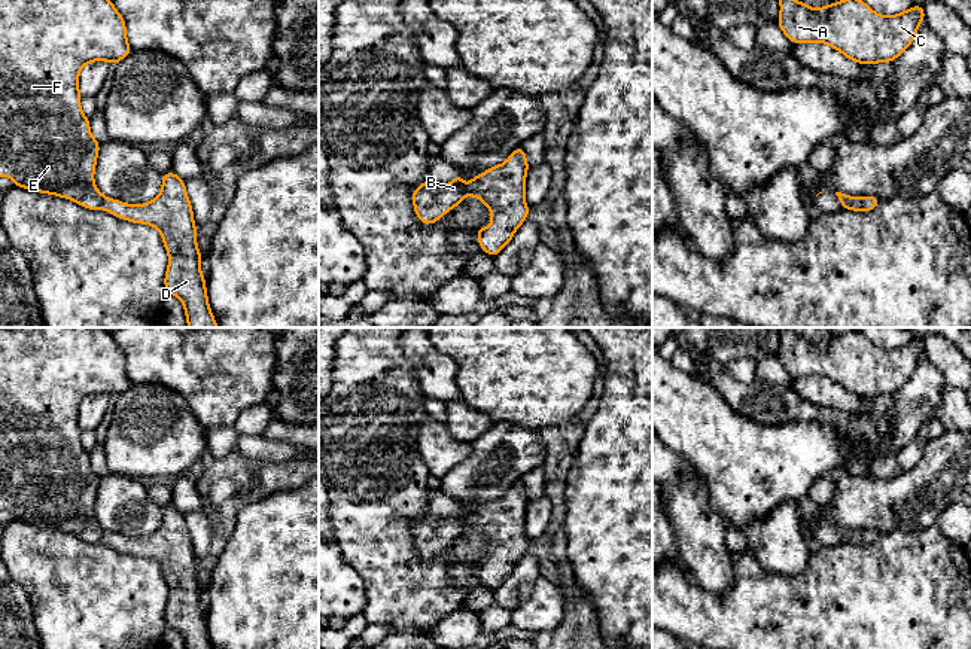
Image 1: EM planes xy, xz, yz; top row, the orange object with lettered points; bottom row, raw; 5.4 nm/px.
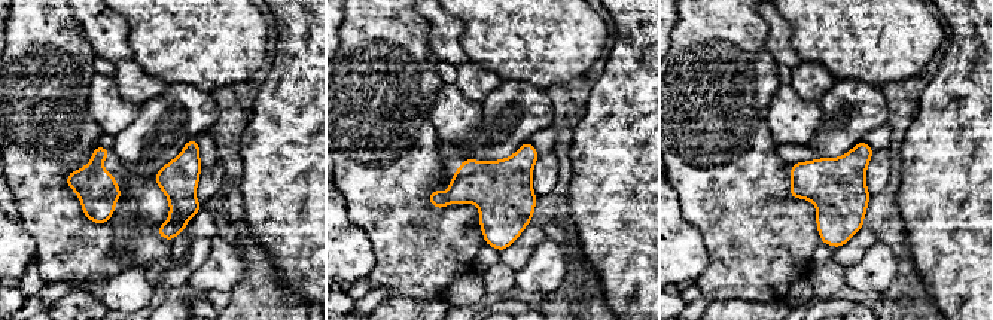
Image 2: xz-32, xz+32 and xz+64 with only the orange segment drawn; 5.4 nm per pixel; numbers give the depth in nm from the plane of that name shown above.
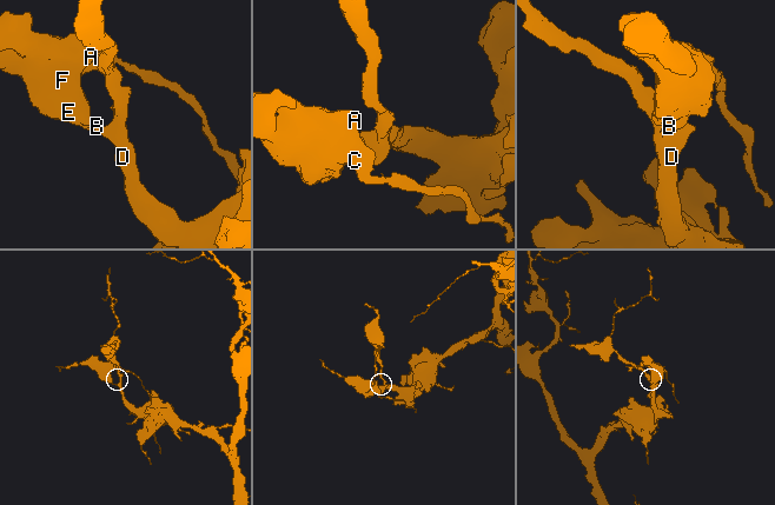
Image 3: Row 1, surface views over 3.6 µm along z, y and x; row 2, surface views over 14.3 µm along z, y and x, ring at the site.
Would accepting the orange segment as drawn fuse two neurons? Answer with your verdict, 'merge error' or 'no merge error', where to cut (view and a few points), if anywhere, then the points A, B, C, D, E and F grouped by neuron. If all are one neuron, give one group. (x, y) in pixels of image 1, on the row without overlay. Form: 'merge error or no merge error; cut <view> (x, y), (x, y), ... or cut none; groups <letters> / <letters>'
no merge error; cut none; groups A B C D E F

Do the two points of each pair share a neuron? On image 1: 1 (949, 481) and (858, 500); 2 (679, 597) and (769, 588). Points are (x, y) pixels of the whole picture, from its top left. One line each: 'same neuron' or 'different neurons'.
1: same neuron
2: same neuron

